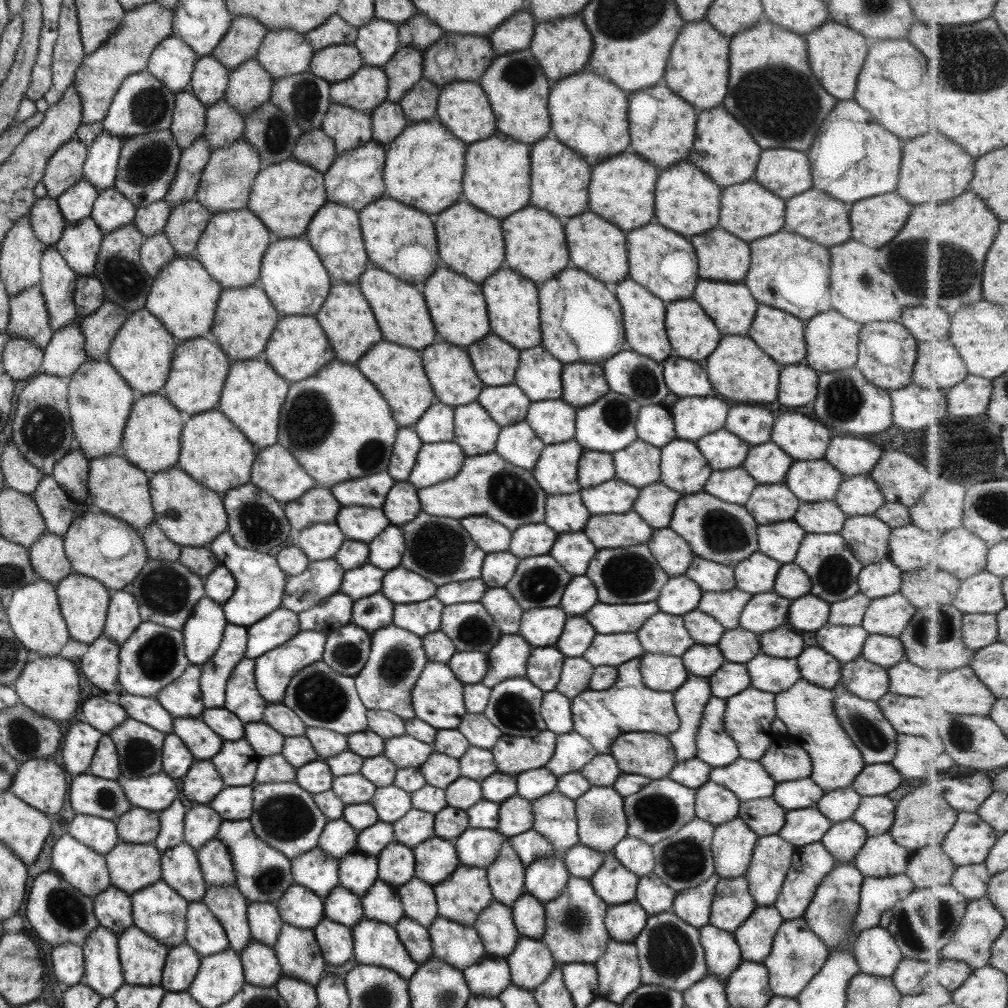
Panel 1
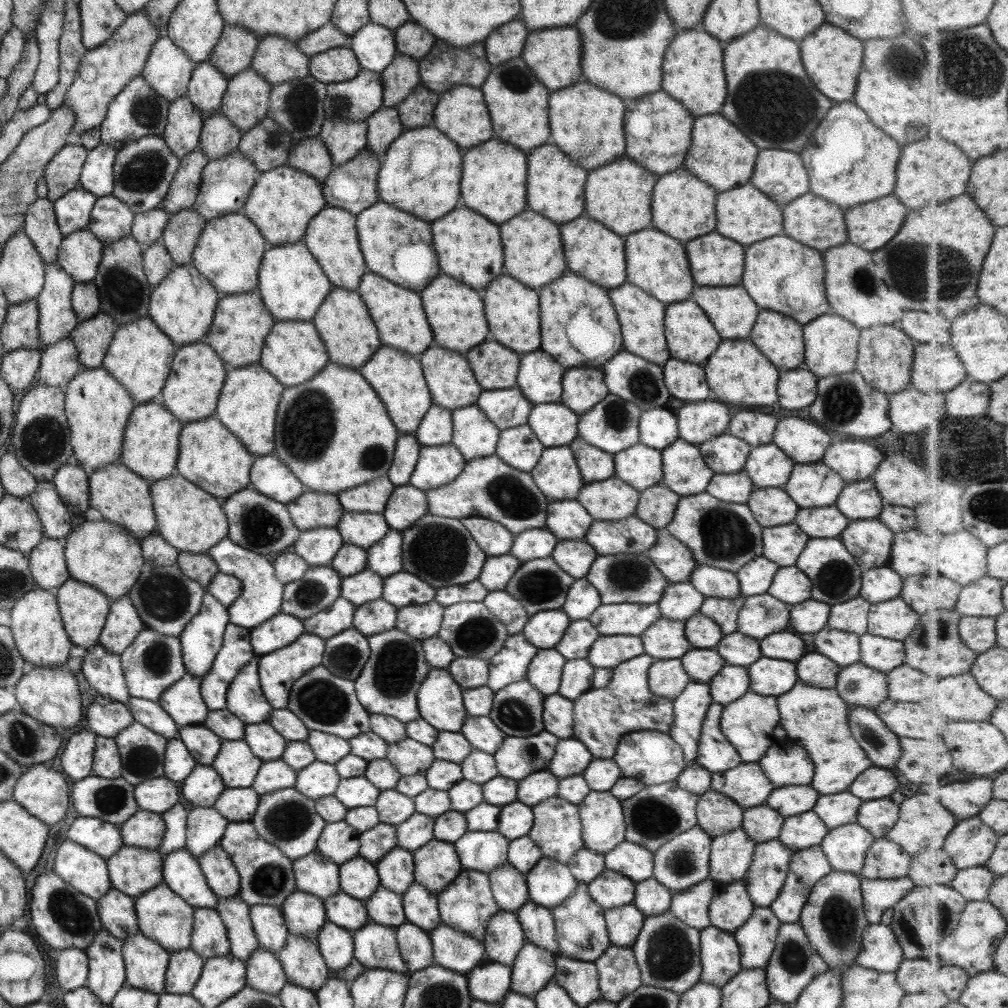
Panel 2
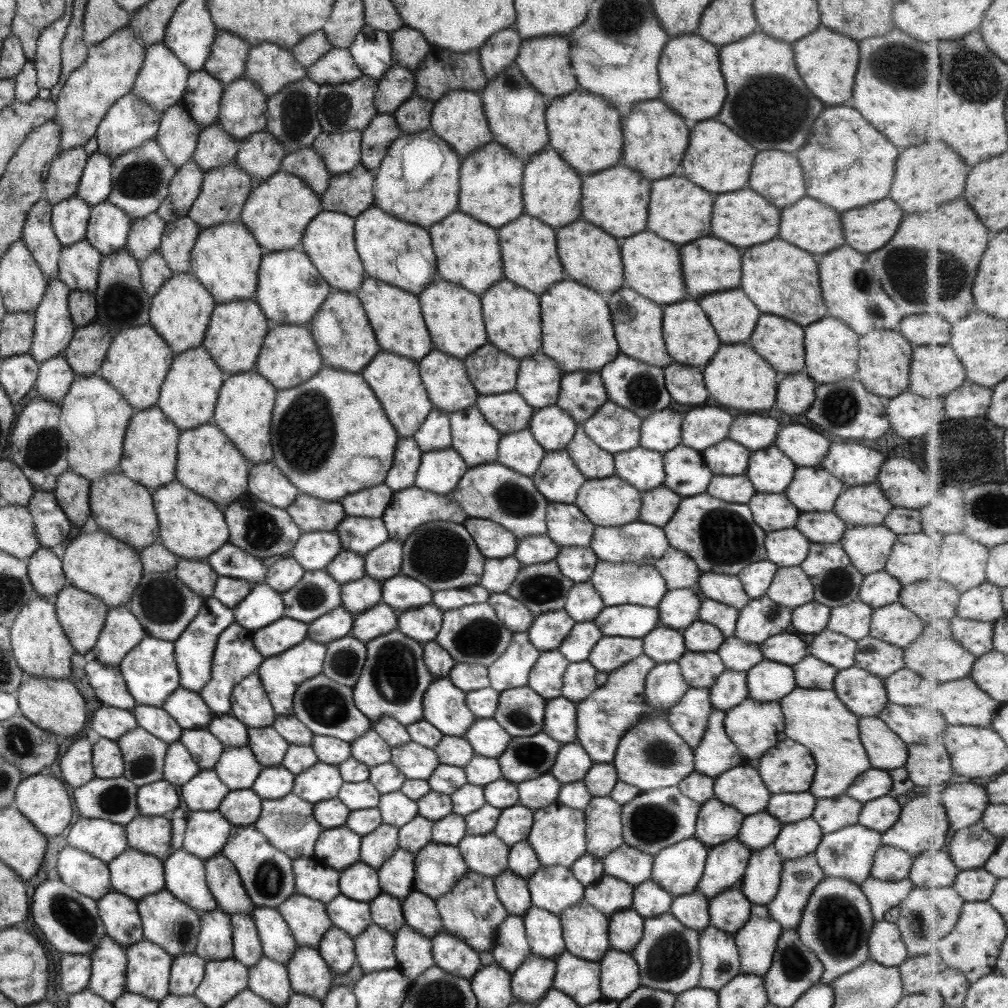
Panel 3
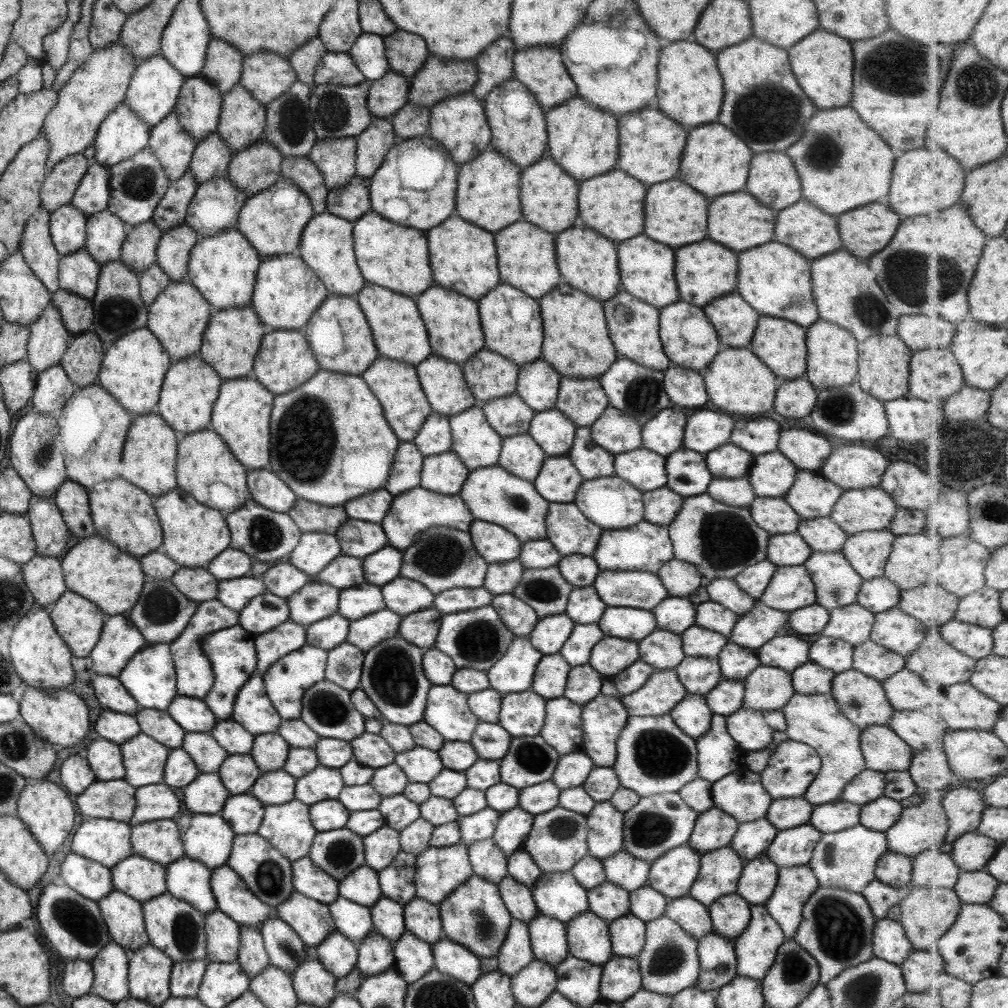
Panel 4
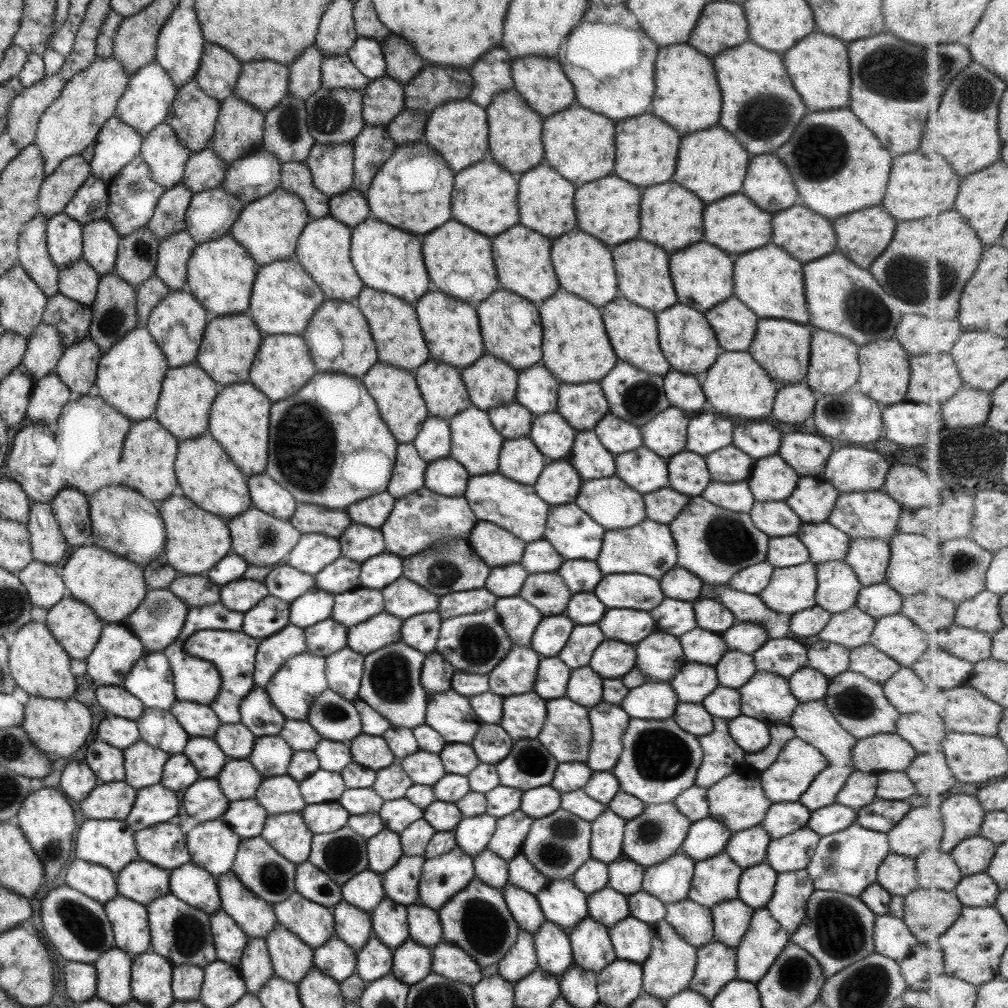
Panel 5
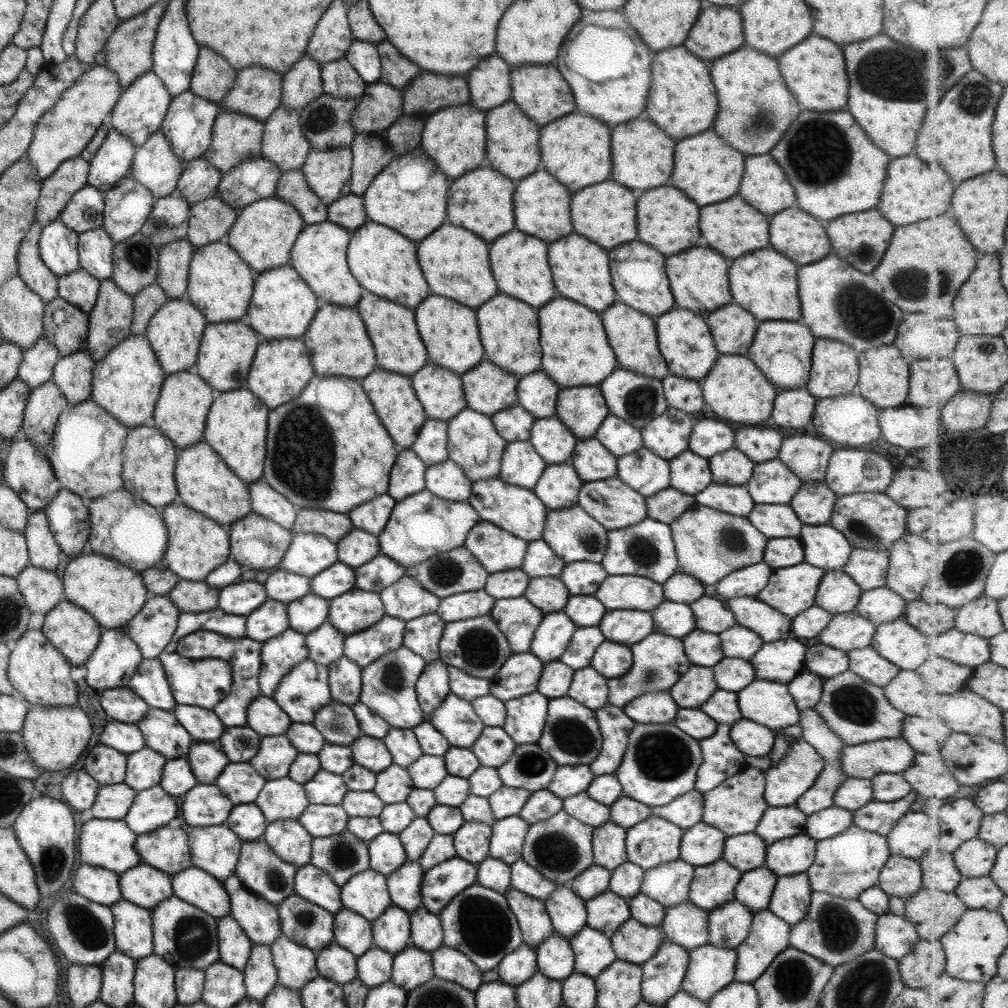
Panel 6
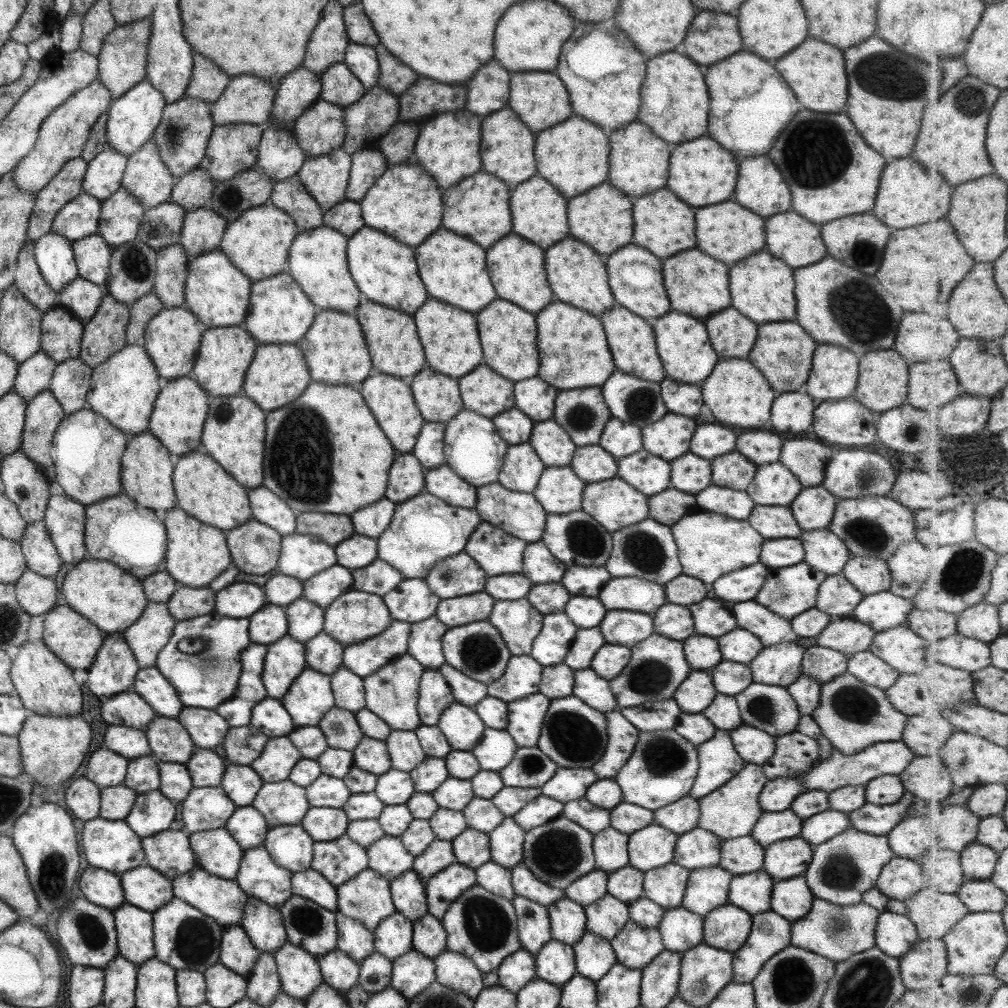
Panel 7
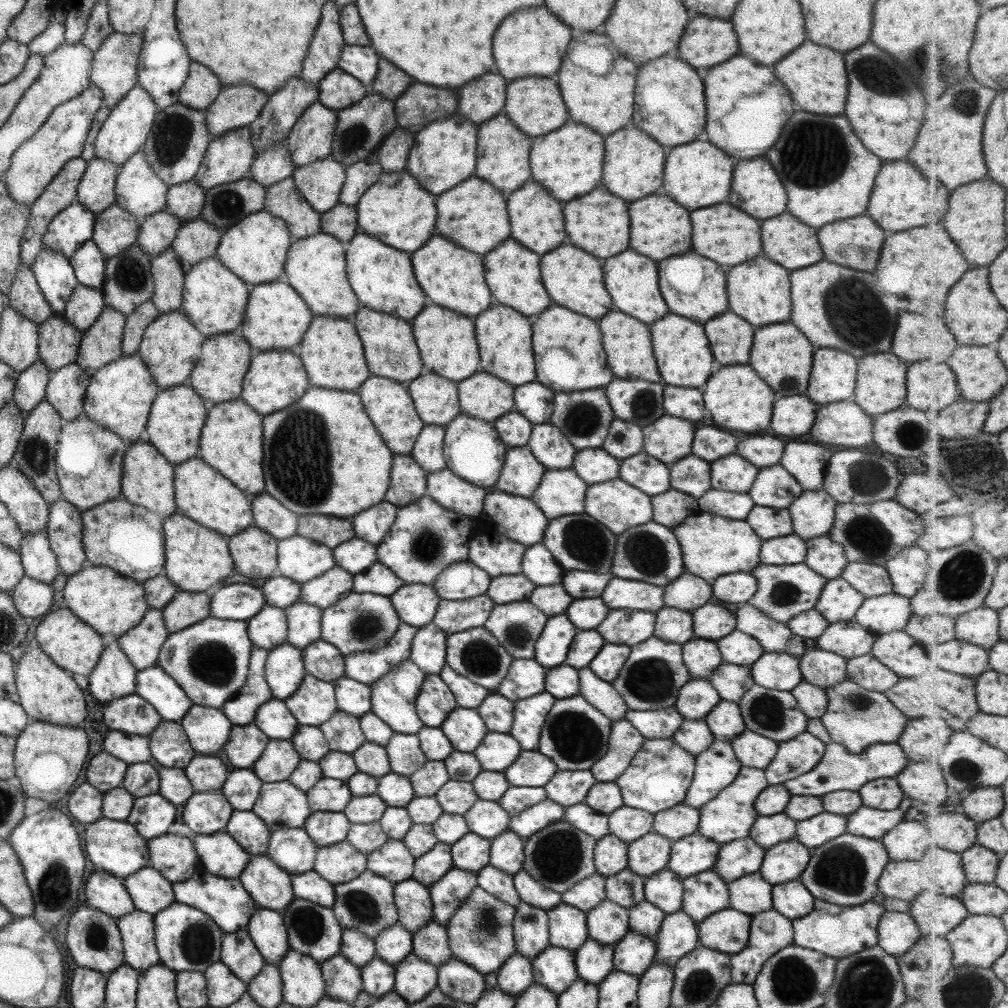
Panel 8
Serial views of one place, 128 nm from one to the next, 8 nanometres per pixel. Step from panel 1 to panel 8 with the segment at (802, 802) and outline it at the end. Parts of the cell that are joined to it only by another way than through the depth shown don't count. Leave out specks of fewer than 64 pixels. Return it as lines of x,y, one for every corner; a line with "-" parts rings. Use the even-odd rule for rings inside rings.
783,812
773,816
755,817
748,832
748,837
765,850
785,842
794,836
796,822

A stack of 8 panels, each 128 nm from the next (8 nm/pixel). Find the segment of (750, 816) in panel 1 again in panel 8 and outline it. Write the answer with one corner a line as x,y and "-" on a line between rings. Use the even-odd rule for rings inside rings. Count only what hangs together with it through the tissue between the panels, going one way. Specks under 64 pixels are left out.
748,836
721,844
716,852
712,871
723,882
733,882
759,870
764,848
757,846

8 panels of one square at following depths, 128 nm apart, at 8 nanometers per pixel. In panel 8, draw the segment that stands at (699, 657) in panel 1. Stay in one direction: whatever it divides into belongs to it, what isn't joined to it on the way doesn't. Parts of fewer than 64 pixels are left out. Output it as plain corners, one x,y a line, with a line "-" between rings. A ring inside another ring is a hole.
689,679
679,690
674,709
685,720
704,720
720,701
717,691
708,680

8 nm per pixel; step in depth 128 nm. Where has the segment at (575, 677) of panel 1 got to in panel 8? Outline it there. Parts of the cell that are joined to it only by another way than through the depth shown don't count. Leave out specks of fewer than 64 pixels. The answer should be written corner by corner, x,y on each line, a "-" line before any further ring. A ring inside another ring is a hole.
588,666
578,669
578,683
578,694
605,718
610,721
624,718
627,705
611,683
595,676

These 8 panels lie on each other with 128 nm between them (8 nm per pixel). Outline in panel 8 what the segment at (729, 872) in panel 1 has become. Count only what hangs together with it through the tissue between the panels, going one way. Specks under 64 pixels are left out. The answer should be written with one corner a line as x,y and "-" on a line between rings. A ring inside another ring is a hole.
712,870
699,872
680,881
683,911
695,923
728,907
728,890

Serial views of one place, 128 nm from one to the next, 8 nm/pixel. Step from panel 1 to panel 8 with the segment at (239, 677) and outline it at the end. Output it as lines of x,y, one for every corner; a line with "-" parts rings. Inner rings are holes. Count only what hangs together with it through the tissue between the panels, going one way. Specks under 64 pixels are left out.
273,698
259,705
252,723
270,740
290,740
298,725
283,701

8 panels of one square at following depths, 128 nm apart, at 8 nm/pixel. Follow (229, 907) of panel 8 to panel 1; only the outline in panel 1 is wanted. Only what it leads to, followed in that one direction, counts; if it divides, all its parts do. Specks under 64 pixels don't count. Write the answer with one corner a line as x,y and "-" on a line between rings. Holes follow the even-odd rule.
182,842
166,850
160,860
160,881
167,884
188,903
200,902
207,885
196,857
196,851

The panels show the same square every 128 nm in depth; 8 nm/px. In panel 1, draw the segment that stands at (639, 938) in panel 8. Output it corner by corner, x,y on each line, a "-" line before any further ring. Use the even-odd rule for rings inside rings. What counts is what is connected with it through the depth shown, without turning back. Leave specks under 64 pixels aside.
634,900
608,906
604,916
604,927
611,940
632,943
643,930
648,914

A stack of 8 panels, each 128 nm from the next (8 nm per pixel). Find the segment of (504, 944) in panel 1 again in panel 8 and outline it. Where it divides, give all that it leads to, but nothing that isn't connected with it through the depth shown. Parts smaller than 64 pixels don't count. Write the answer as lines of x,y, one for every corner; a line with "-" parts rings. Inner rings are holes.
517,952
511,955
497,970
497,988
511,997
521,995
527,987
533,985
531,960

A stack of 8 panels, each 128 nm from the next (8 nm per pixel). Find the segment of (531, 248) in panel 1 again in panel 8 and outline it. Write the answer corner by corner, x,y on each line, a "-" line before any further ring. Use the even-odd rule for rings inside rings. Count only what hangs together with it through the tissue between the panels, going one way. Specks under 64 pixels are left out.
505,239
495,250
487,252
483,256
483,268
485,268
485,282
489,286
489,292
494,303
502,304
519,312
519,314
534,319
543,312
550,304
550,296
541,283
539,272
538,254
529,252
514,240

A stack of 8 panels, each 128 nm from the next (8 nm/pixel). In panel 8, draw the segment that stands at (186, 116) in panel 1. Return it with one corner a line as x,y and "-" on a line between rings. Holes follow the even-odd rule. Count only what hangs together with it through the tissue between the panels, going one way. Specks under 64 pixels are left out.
143,150
131,155
117,171
114,204
124,208
140,225
147,216
164,210
168,186
149,168

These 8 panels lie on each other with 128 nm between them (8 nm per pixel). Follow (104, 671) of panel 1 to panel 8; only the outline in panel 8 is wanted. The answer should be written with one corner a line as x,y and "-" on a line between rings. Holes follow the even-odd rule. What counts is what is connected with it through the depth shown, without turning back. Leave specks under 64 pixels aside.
132,693
103,705
102,721
109,731
120,731
125,735
148,736
162,721
157,711
143,697

